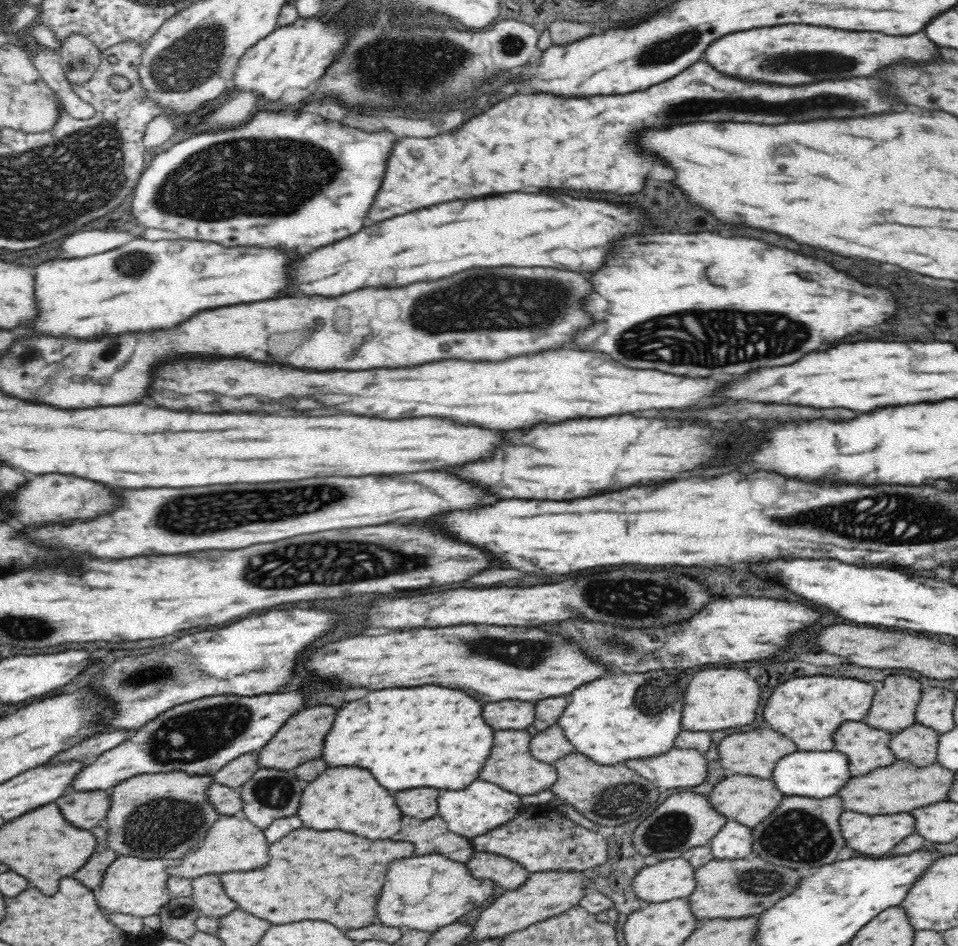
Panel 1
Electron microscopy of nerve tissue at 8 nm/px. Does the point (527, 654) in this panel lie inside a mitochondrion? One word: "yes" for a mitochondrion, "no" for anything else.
yes

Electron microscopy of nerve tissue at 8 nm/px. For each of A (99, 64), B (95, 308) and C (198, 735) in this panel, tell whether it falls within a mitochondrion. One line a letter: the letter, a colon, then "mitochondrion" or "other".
A: other
B: other
C: mitochondrion

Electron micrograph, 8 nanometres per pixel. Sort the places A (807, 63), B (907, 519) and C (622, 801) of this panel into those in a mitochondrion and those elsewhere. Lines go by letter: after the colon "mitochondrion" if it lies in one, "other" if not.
A: mitochondrion
B: mitochondrion
C: mitochondrion

